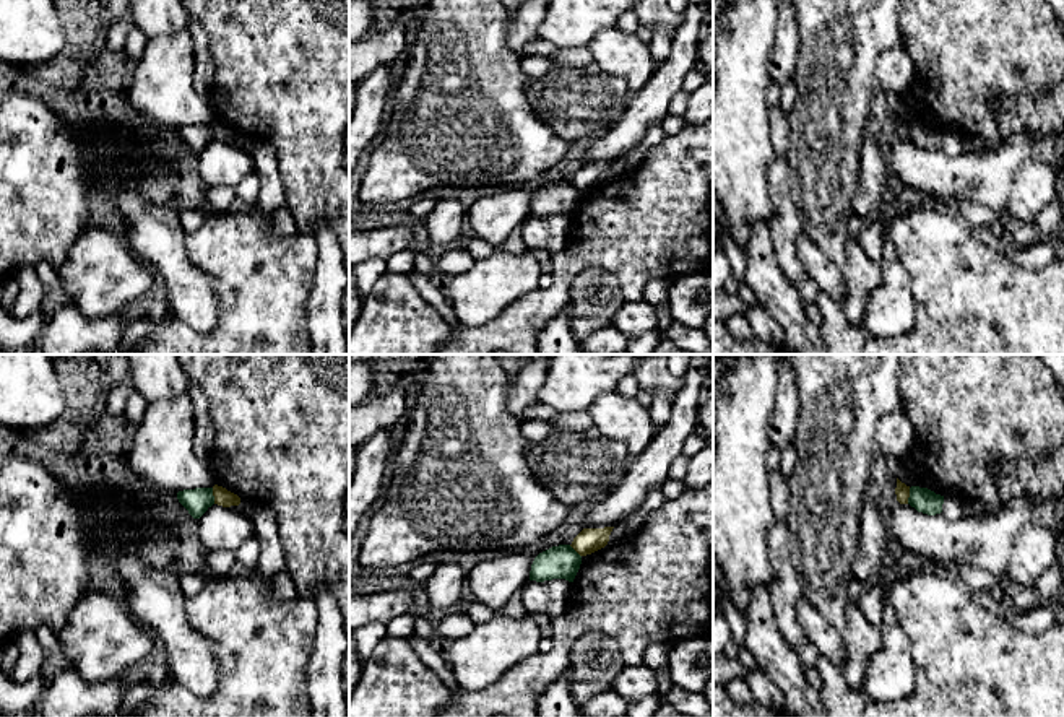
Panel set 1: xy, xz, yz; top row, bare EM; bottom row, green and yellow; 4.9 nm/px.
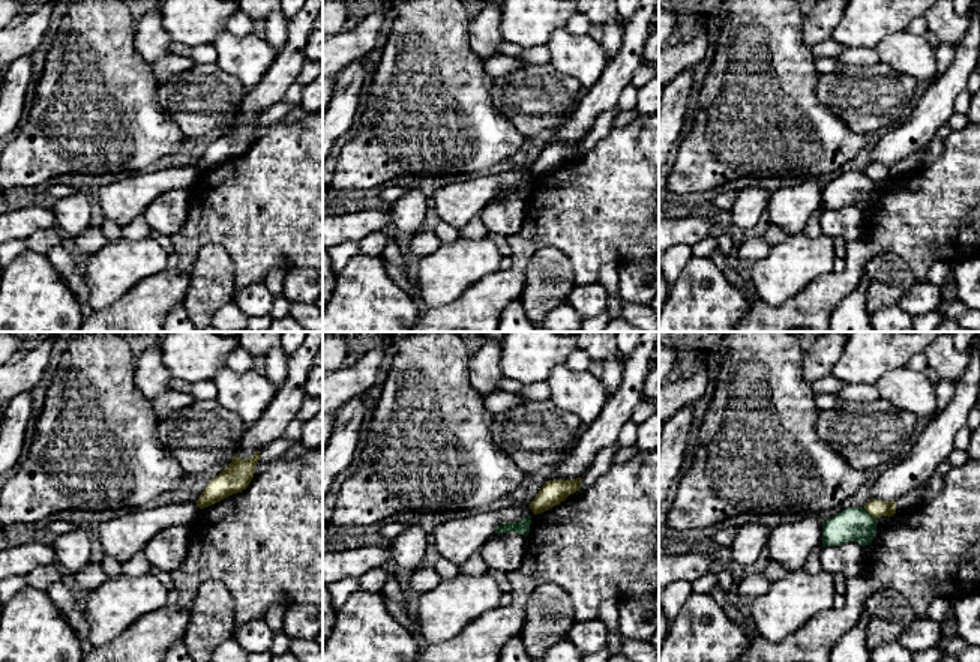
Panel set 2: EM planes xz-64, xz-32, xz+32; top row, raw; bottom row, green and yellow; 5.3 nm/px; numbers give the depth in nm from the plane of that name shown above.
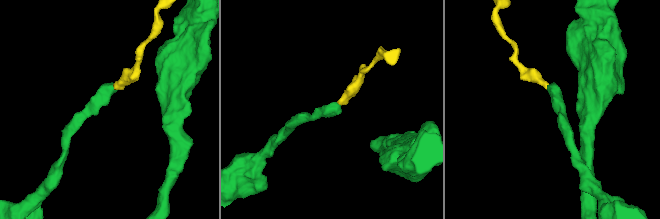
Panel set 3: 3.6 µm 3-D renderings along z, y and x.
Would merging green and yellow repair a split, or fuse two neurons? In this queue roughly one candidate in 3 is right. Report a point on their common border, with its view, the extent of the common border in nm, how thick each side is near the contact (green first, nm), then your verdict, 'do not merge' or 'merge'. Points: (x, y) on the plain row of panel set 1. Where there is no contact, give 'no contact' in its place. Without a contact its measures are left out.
meets green in xy at (213, 132); contact 80 nm long; 130 nm thick on the green side, 90 nm on the other; do not merge

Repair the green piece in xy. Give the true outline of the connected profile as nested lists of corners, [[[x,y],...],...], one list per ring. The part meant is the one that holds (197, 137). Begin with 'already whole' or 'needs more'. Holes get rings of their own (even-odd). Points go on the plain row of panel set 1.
already whole; [[[213,124],[184,125],[177,135],[193,154],[200,154],[214,140]]]

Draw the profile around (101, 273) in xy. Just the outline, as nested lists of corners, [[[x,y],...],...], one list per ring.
[[[88,226],[70,247],[57,268],[62,280],[62,301],[75,304],[84,315],[99,317],[117,312],[151,291],[154,273],[127,244],[125,236]]]

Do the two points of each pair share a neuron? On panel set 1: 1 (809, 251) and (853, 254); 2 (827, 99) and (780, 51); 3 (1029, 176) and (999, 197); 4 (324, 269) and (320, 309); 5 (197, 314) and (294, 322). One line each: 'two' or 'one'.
1: two
2: two
3: two
4: one
5: two

